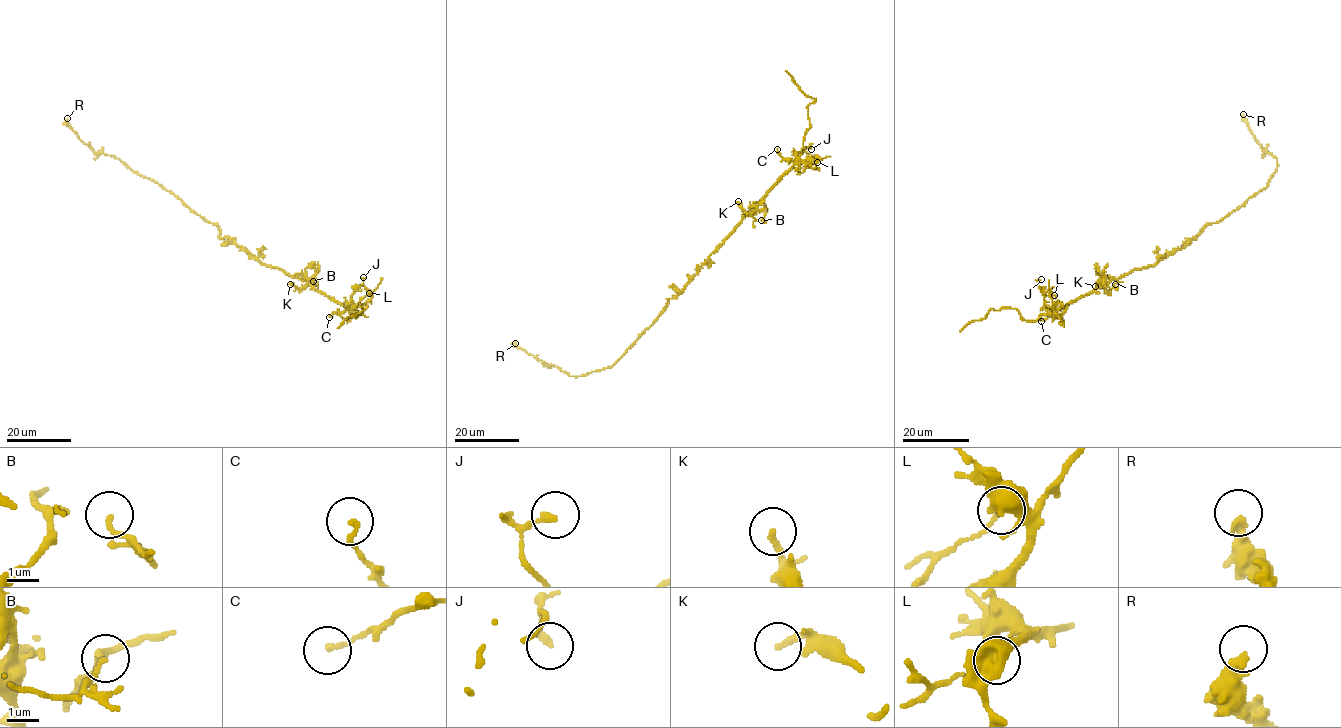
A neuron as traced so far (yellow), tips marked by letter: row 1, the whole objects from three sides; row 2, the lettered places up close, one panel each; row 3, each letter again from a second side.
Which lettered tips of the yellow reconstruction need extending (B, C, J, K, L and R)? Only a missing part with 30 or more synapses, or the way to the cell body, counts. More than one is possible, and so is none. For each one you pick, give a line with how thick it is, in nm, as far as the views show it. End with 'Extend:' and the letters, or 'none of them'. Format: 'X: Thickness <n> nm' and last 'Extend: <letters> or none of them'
Extend: none of them

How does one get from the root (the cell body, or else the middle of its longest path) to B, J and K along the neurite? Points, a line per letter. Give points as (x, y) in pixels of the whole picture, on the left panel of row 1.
B: (250, 254), (261, 264), (276, 267), (301, 280), (314, 279), (318, 284), (313, 281)
J: (250, 254), (261, 264), (304, 280), (346, 306), (363, 277)
K: (250, 254), (261, 264), (304, 280), (307, 285), (297, 288), (290, 284)

